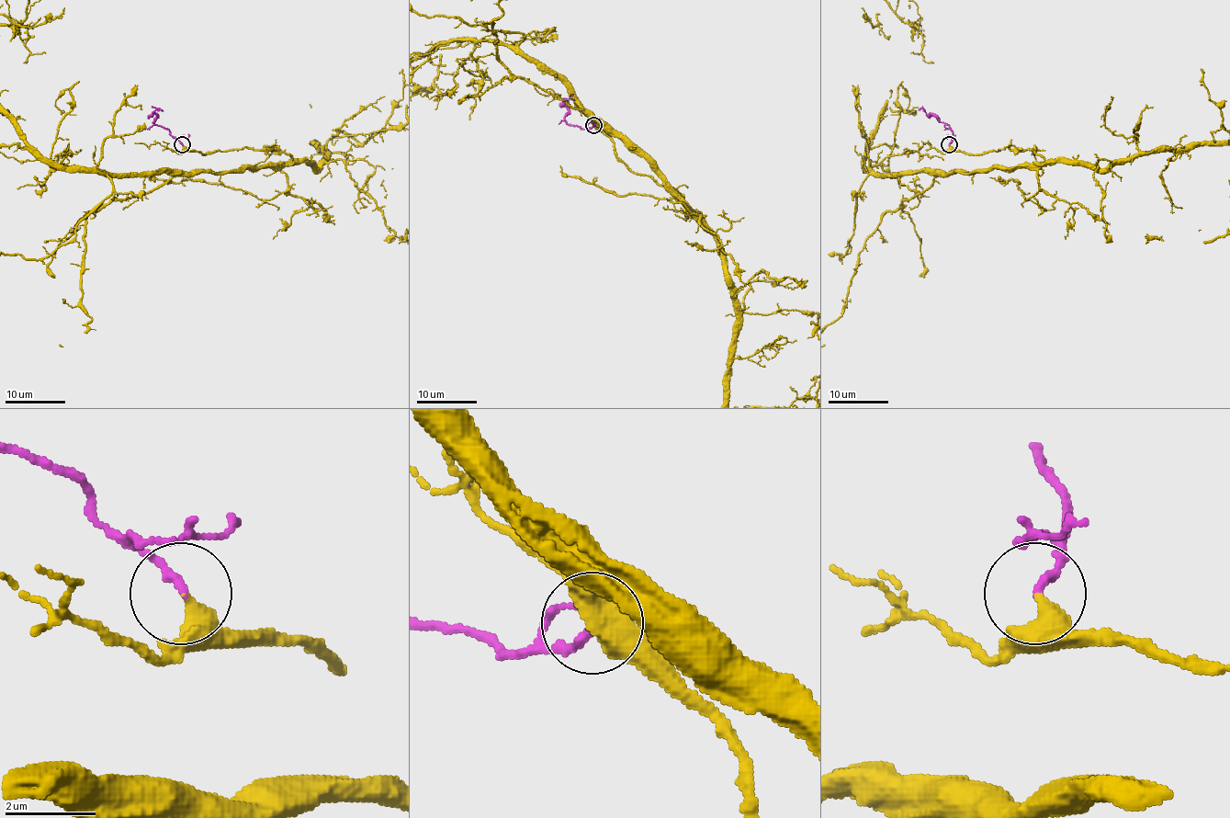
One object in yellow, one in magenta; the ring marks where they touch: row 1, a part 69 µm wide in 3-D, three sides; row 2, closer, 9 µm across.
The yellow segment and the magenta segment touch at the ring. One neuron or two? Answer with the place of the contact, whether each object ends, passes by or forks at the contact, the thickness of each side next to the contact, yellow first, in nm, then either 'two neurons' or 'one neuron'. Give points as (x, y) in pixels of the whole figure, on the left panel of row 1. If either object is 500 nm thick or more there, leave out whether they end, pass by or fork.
at (182, 144); yellow ends there; magenta ends there; 400 nm thick on the yellow side, 180 nm on the other; one neuron

